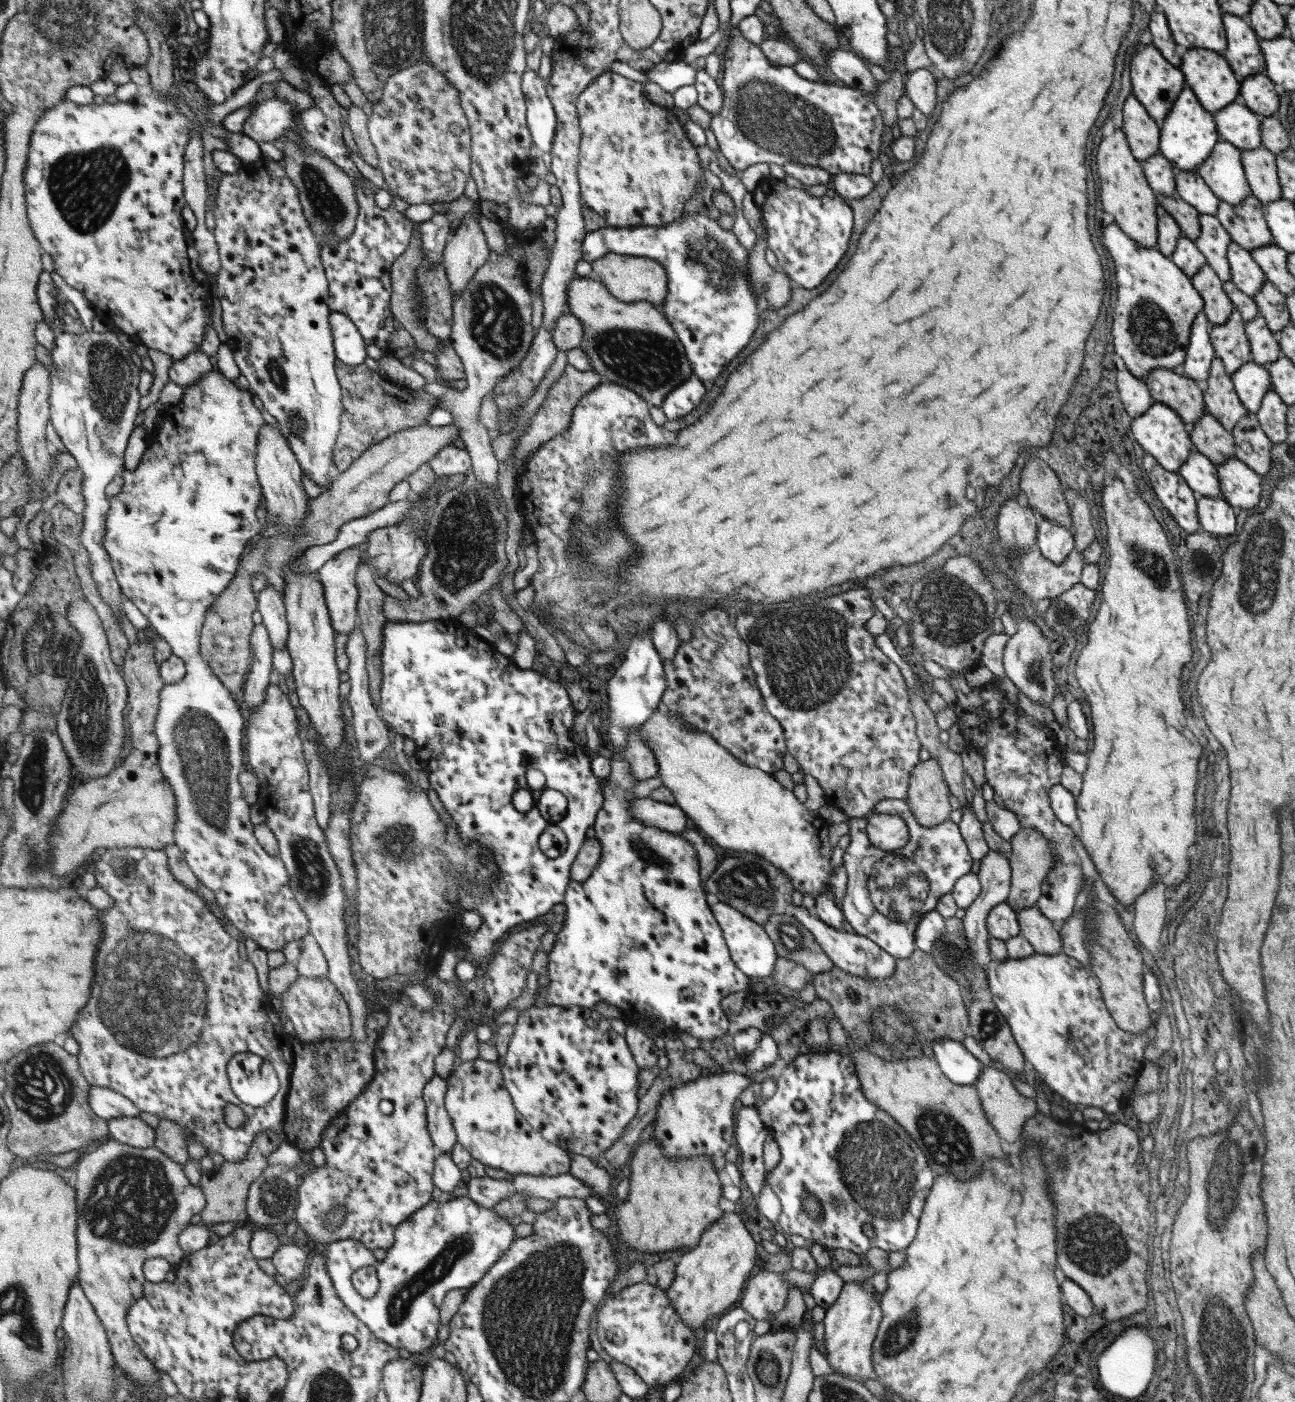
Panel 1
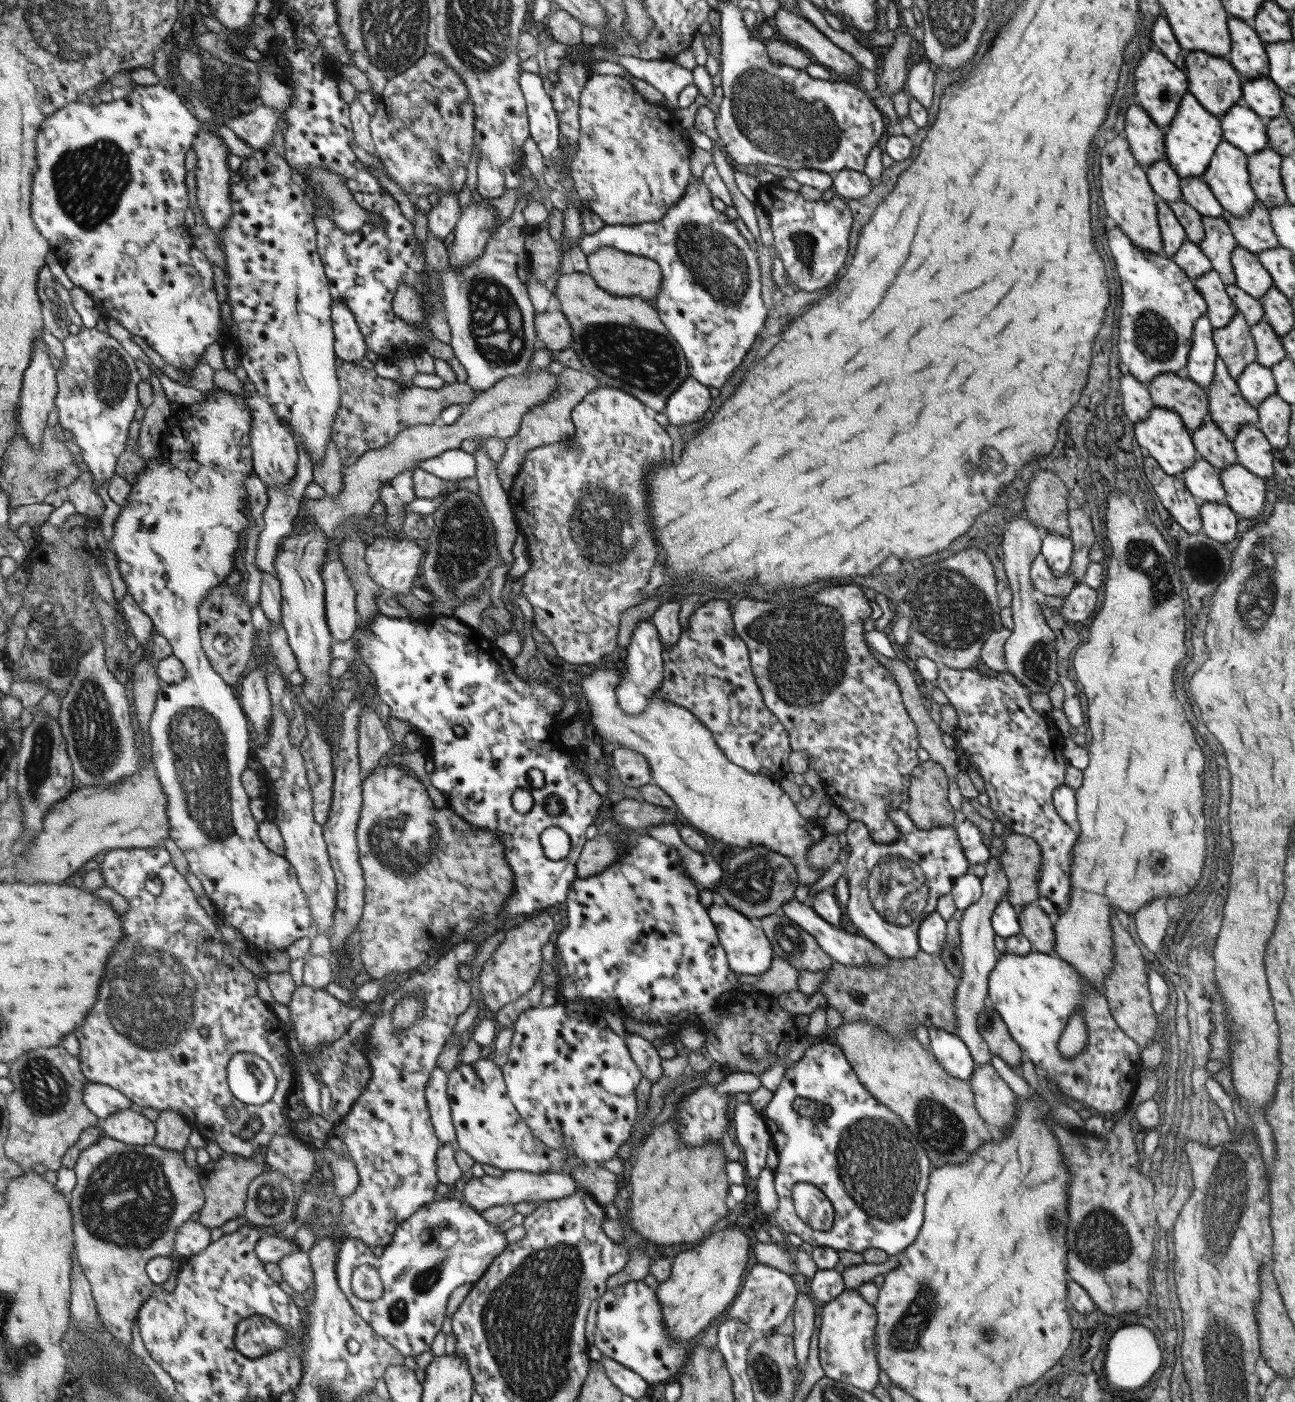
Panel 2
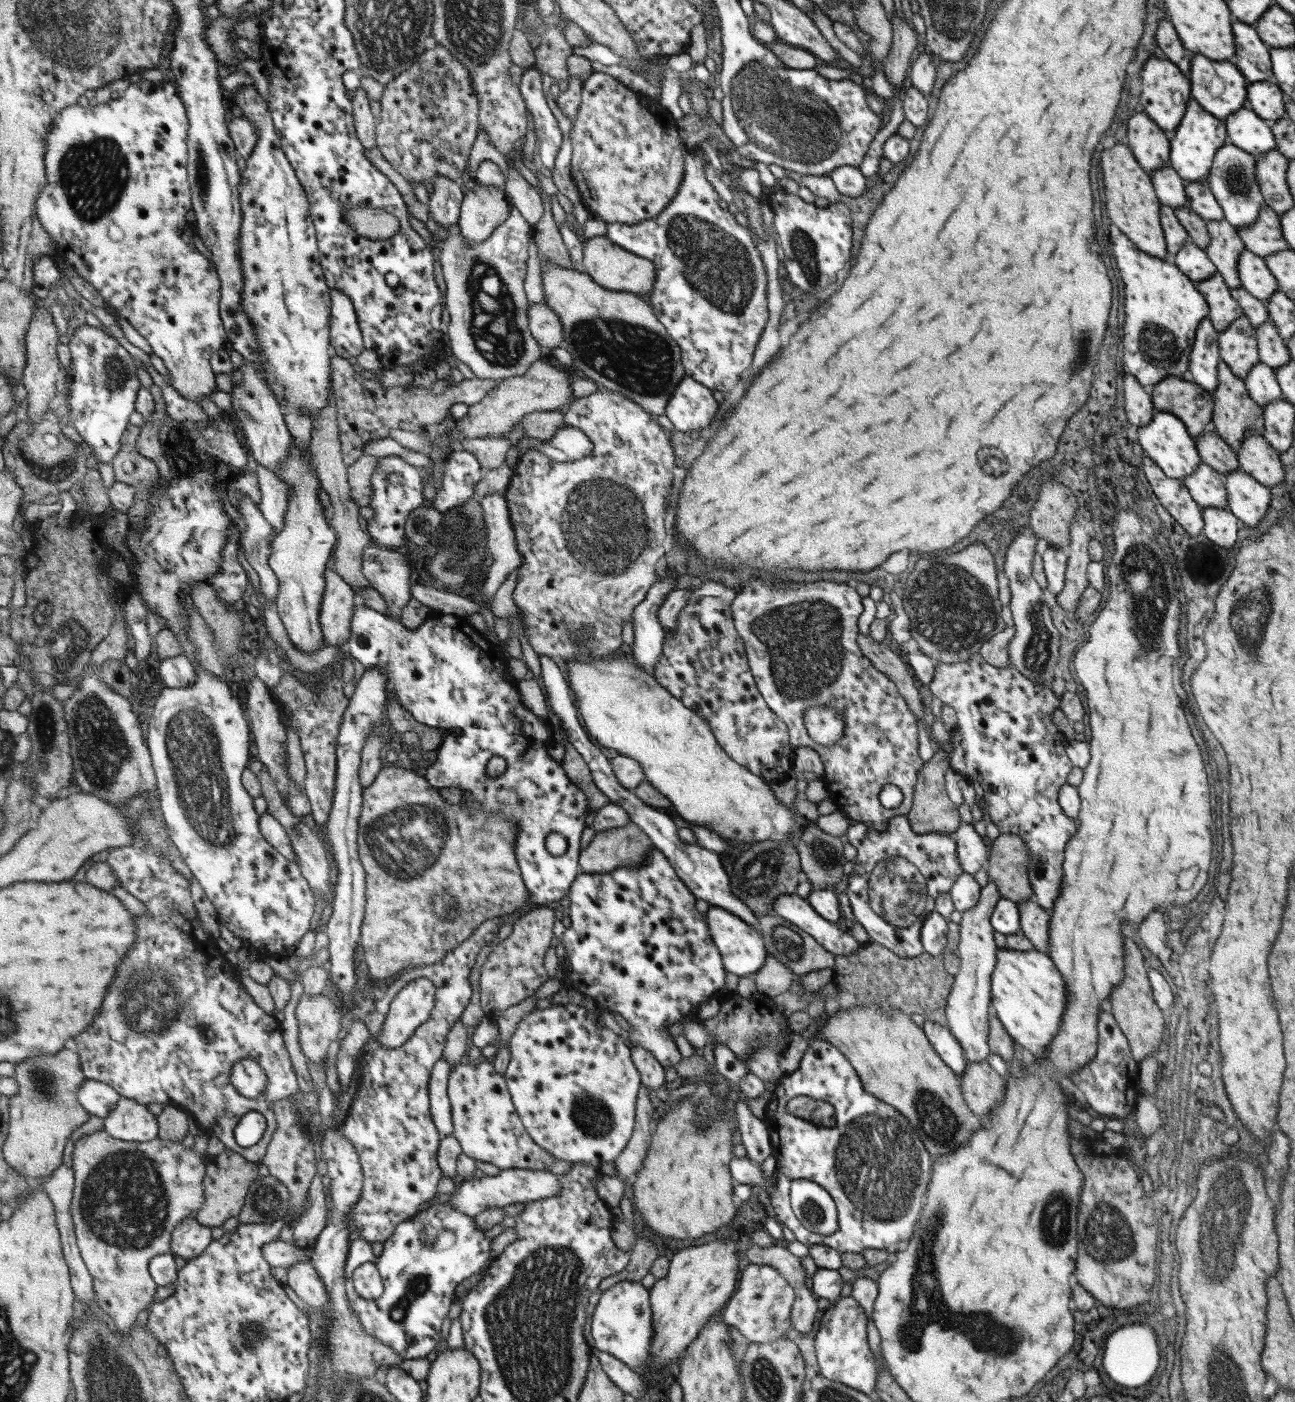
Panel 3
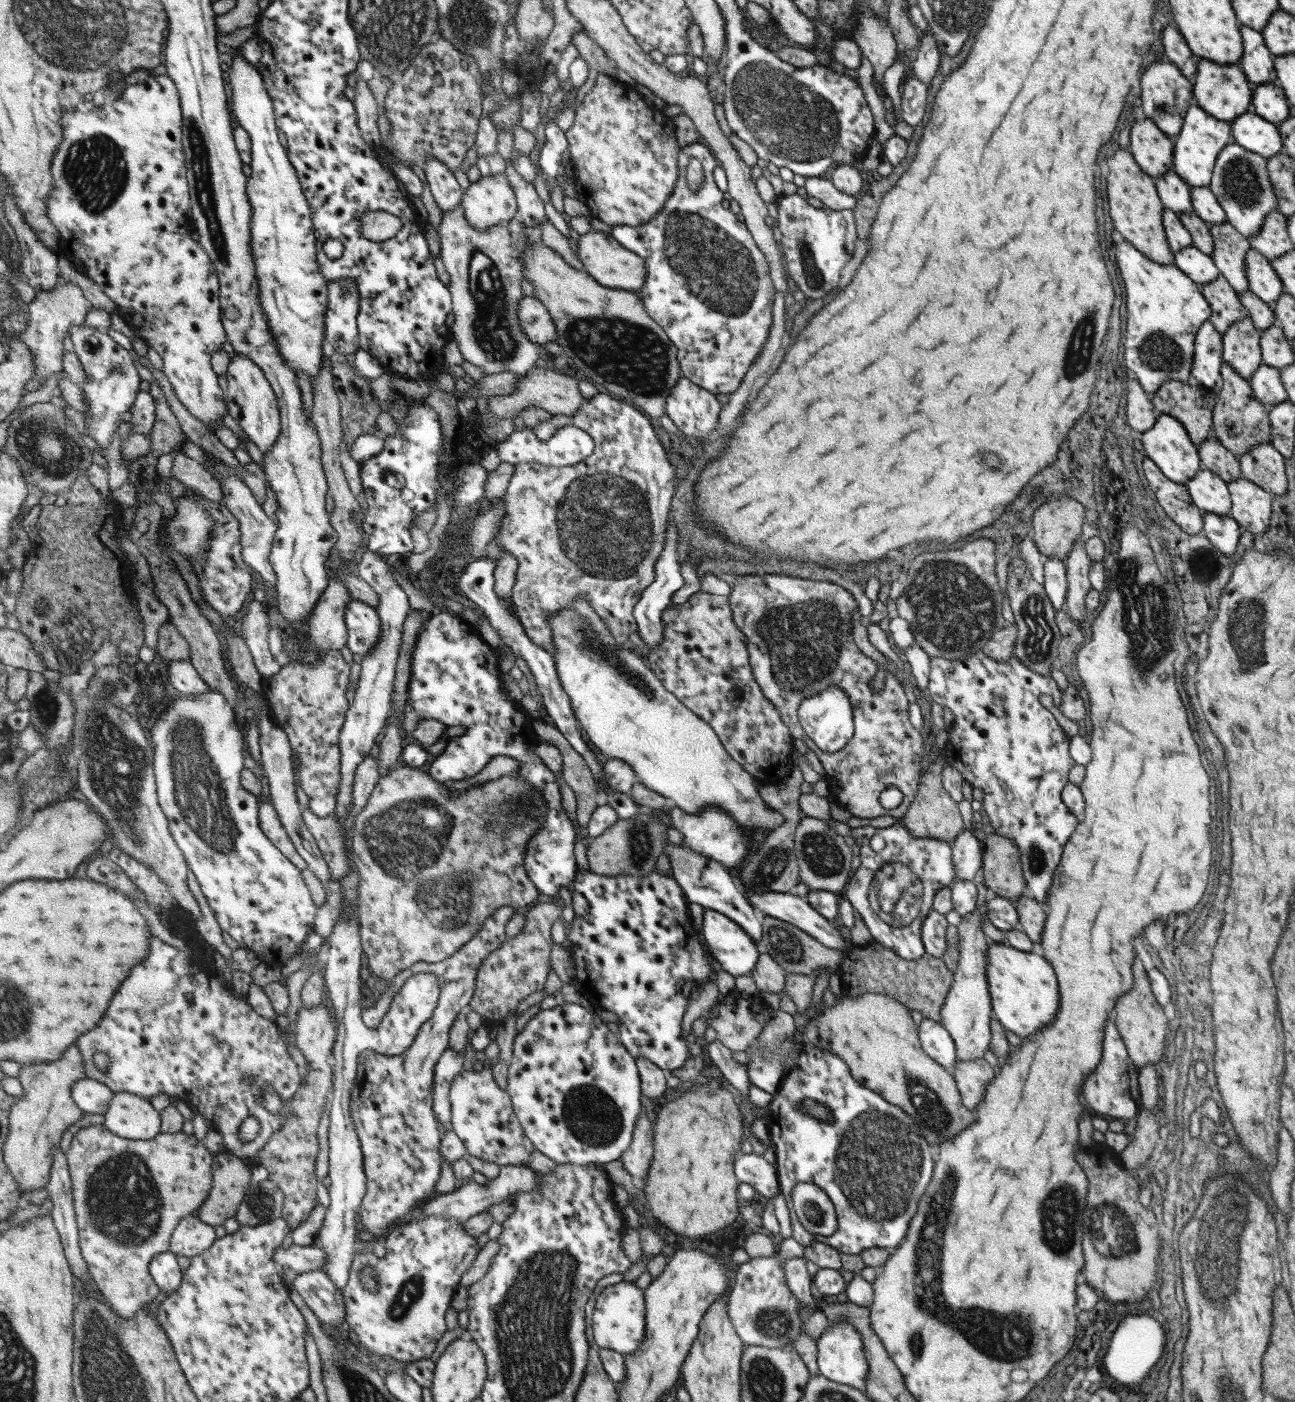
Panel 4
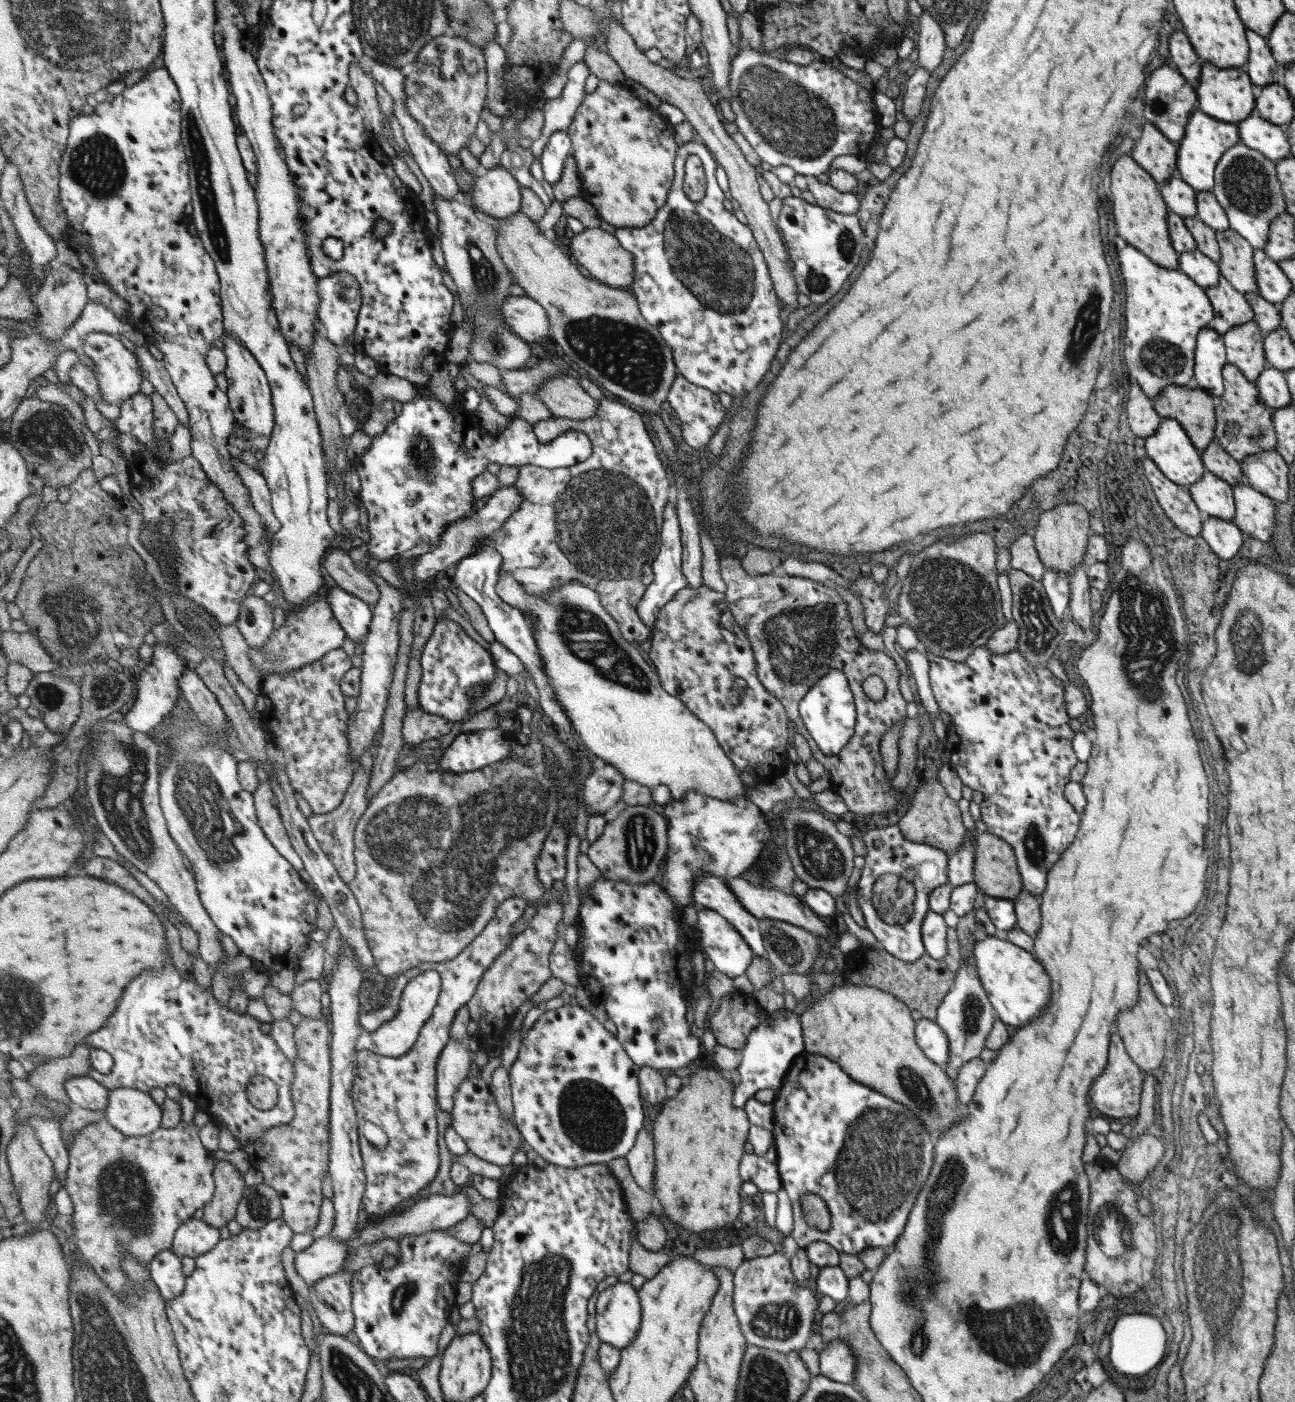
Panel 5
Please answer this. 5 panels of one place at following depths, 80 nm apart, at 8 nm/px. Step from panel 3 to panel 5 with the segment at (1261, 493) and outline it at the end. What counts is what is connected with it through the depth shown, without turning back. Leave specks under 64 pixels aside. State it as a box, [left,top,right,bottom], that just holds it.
[1230,482,1275,541]

